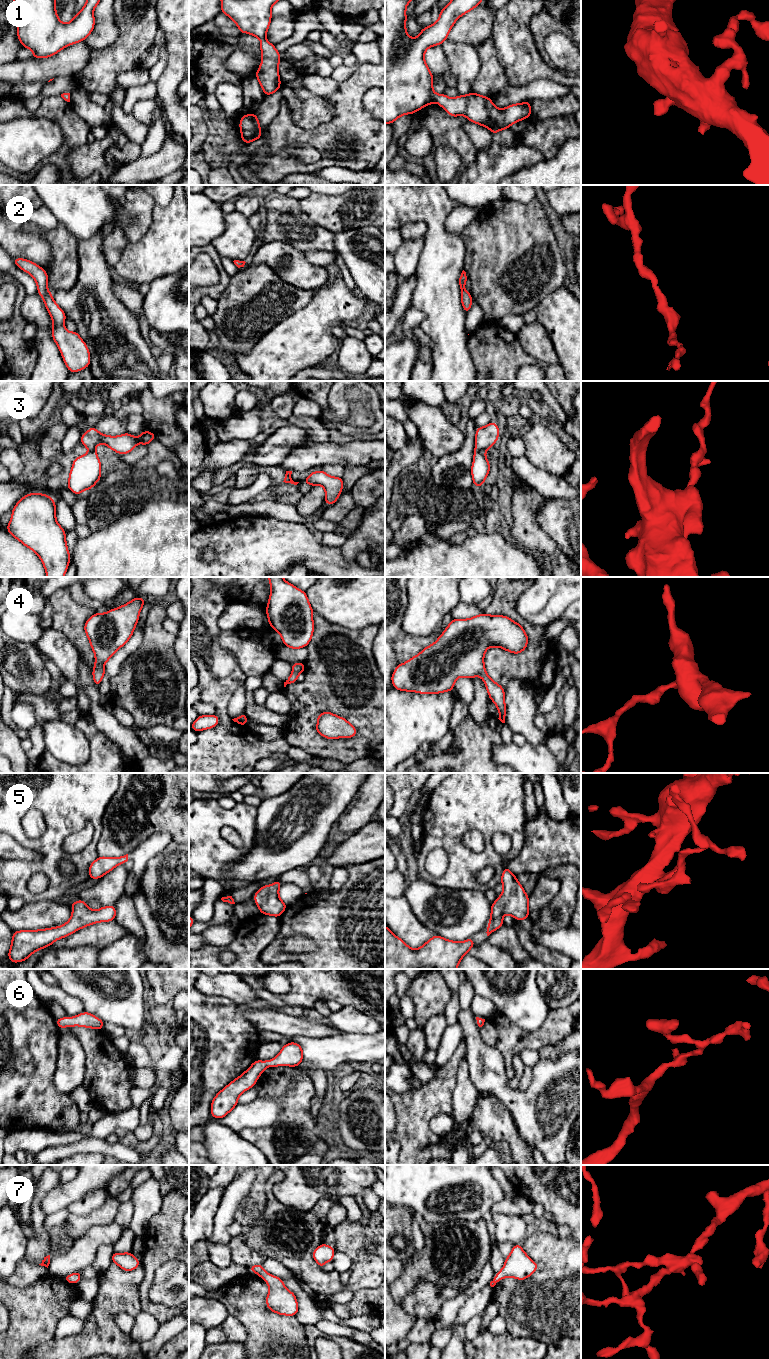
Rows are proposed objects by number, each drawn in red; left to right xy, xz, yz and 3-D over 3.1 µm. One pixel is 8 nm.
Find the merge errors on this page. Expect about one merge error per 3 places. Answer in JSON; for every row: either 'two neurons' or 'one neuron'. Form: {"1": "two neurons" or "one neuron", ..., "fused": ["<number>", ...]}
{"1": "one neuron", "2": "one neuron", "3": "one neuron", "4": "one neuron", "5": "one neuron", "6": "one neuron", "7": "one neuron", "fused": []}

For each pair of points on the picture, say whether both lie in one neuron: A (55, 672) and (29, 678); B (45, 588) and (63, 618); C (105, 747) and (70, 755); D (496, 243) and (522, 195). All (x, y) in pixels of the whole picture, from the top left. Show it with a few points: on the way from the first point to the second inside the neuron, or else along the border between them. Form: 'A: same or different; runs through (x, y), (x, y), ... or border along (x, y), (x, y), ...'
A: different; border along (38, 653), (51, 678)
B: different; border along (64, 587), (58, 588), (48, 598)
C: different; border along (80, 730), (89, 743), (89, 759), (87, 762)
D: different; border along (502, 196), (523, 203), (528, 203), (535, 198)

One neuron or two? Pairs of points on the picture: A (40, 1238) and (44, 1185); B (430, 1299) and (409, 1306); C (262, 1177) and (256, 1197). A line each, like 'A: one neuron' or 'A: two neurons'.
A: one neuron
B: one neuron
C: one neuron

